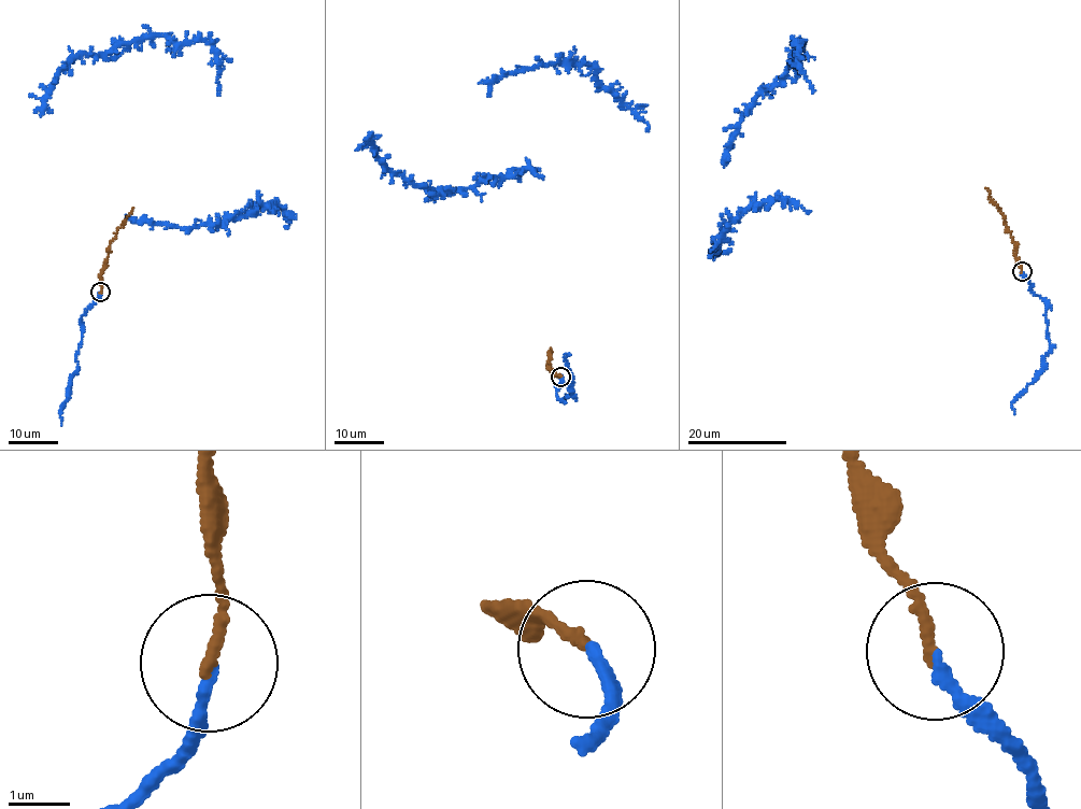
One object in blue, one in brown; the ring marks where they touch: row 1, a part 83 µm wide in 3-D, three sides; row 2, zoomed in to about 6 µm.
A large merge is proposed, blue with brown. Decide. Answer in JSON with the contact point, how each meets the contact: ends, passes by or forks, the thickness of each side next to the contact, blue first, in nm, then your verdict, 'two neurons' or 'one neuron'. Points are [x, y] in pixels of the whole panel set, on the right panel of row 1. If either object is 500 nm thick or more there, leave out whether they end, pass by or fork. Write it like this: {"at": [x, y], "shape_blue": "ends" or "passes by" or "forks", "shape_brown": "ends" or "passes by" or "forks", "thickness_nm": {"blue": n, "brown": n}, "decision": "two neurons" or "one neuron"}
{"at": [1022, 271], "shape_blue": "ends", "shape_brown": "ends", "thickness_nm": {"blue": 170, "brown": 180}, "decision": "one neuron"}

